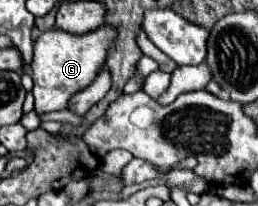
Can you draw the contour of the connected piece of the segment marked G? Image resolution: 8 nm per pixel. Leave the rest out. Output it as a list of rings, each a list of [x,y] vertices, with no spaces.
[[[103,26],[83,36],[69,34],[63,30],[49,30],[41,34],[33,44],[31,62],[31,78],[35,82],[35,112],[45,114],[65,110],[73,94],[87,88],[97,76],[97,72],[105,66],[105,50],[109,50],[109,30],[105,30]]]

